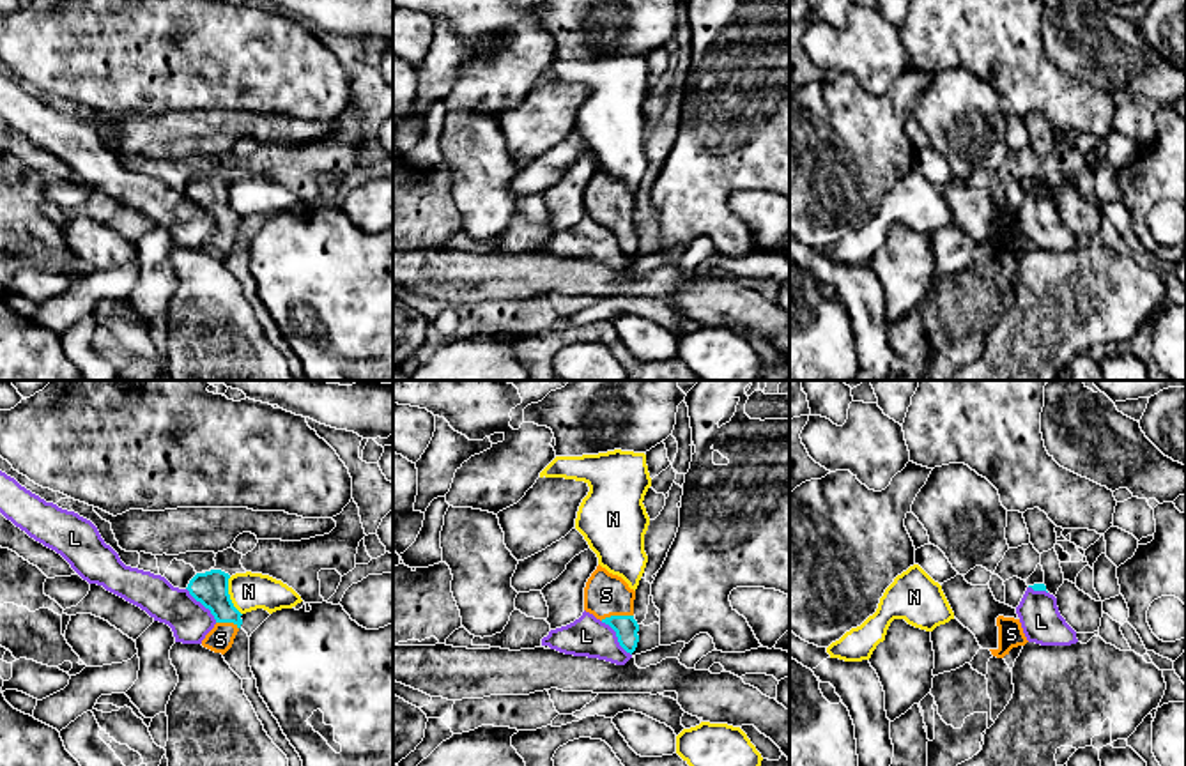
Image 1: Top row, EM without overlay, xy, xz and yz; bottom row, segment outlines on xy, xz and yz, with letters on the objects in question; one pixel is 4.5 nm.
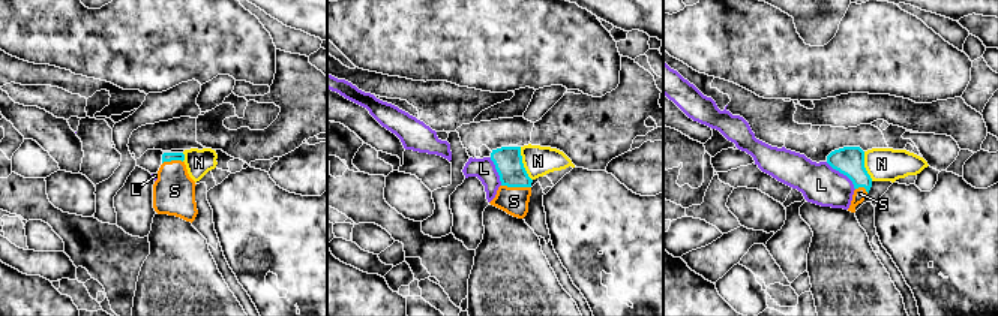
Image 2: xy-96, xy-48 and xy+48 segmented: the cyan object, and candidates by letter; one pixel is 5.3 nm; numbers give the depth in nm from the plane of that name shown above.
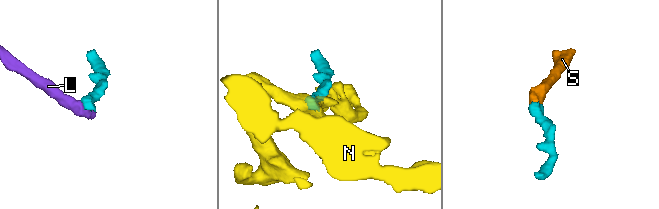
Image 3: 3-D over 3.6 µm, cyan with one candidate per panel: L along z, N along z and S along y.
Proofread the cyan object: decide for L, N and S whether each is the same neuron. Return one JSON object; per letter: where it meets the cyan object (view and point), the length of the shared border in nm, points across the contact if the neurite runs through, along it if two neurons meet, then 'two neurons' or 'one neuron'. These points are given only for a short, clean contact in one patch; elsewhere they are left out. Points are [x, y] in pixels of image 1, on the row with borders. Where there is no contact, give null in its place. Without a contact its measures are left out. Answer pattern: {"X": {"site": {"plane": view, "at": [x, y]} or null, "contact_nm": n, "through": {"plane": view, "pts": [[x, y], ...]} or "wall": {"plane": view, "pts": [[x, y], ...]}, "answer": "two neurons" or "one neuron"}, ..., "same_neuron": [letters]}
{"L": {"site": {"plane": "xz", "at": [616, 635]}, "contact_nm": 220, "wall": {"plane": "xz", "pts": [[600, 621], [615, 632], [616, 641], [631, 655]]}, "answer": "two neurons"}, "N": {"site": {"plane": "xy", "at": [229, 597]}, "contact_nm": 190, "answer": "two neurons"}, "S": {"site": {"plane": "xz", "at": [616, 616]}, "contact_nm": 150, "through": {"plane": "xz", "pts": [[625, 627], [616, 616], [606, 595]]}, "answer": "one neuron"}, "same_neuron": ["S"]}

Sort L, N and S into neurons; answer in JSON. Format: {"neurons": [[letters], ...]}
{"neurons": [["L"], ["N"], ["S"]]}

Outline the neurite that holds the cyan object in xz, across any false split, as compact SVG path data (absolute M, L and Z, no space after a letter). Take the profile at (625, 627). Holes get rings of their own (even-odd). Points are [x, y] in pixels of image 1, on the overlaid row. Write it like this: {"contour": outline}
{"contour": "M600 564L584 587L584 610L609 624L627 653L634 653L639 642L639 624L634 619L635 591Z"}

